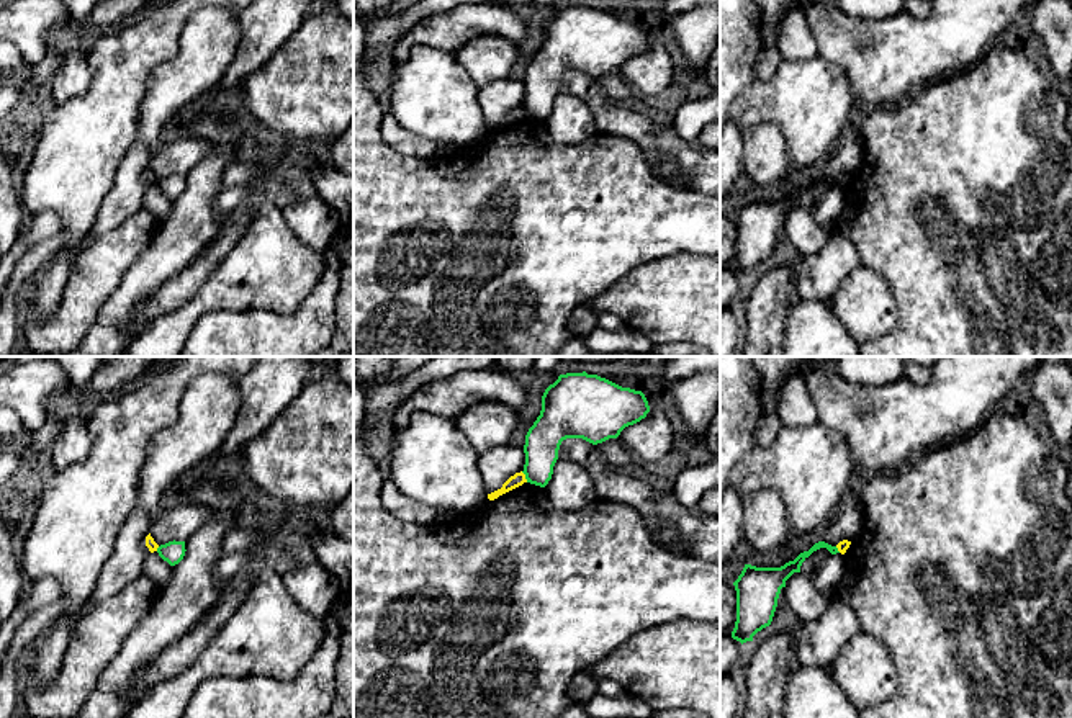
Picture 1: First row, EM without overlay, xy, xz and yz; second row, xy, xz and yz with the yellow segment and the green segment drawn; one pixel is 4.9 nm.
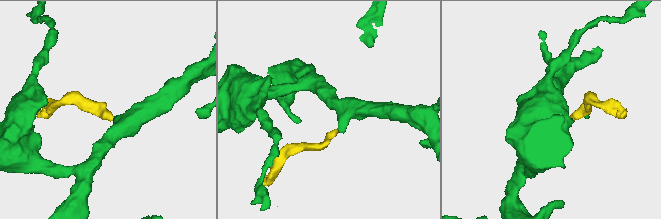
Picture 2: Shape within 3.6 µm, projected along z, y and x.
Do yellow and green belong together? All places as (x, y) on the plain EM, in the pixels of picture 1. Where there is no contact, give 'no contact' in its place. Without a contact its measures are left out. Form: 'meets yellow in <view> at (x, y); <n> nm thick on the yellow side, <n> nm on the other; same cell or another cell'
meets yellow in xz at (524, 110); 70 nm thick on the yellow side, 180 nm on the other; another cell

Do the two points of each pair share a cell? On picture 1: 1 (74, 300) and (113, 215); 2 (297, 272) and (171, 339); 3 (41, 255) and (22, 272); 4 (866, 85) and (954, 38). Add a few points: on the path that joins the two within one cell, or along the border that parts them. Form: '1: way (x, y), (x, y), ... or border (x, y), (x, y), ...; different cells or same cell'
1: border (138, 210), (112, 229), (99, 233), (87, 241); different cells
2: way (264, 272), (239, 277), (198, 306); same cell
3: way (36, 257), (27, 267); same cell
4: way (887, 64), (900, 53), (933, 48); same cell

